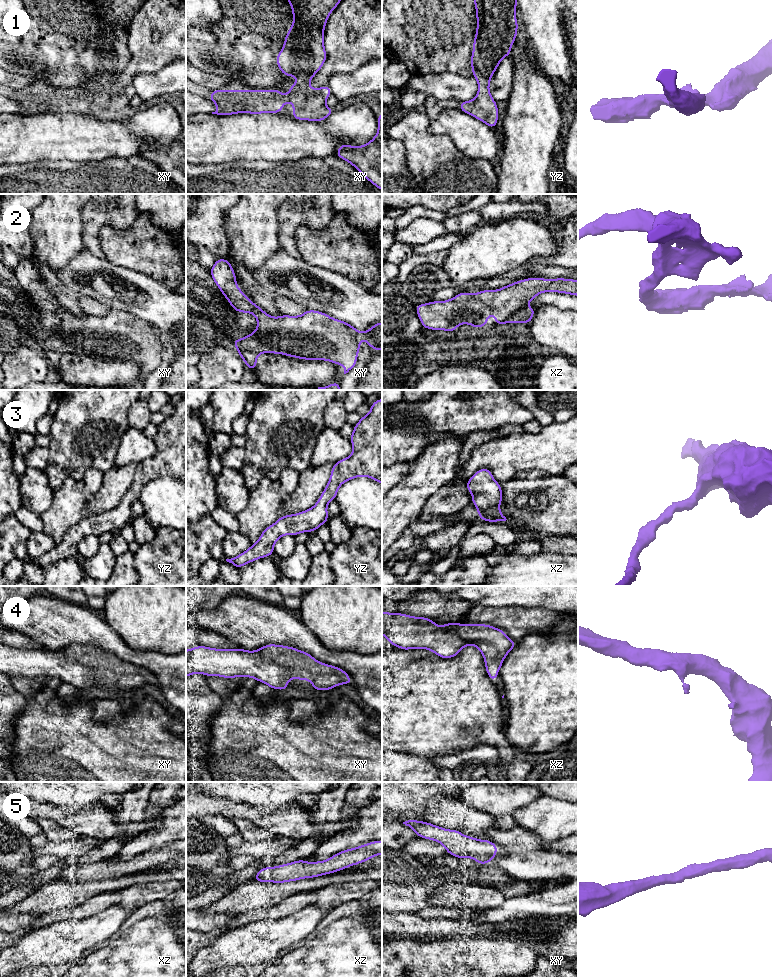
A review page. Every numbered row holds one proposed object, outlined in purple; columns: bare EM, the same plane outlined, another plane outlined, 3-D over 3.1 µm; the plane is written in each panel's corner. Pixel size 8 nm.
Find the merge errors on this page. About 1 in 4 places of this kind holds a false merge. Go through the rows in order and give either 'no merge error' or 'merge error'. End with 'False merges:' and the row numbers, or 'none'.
1: no merge error
2: no merge error
3: no merge error
4: no merge error
5: no merge error
False merges: none

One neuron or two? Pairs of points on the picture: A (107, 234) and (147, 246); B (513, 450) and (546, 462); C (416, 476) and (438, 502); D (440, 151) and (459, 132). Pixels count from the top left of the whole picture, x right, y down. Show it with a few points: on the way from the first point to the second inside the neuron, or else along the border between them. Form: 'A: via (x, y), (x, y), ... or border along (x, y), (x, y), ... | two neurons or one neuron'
A: via (117, 244), (120, 247), (137, 247) | one neuron
B: via (521, 452), (536, 452), (538, 454) | one neuron
C: border along (452, 482), (443, 485), (433, 494), (419, 514) | two neurons
D: border along (428, 131), (445, 134), (454, 146), (467, 156) | two neurons

